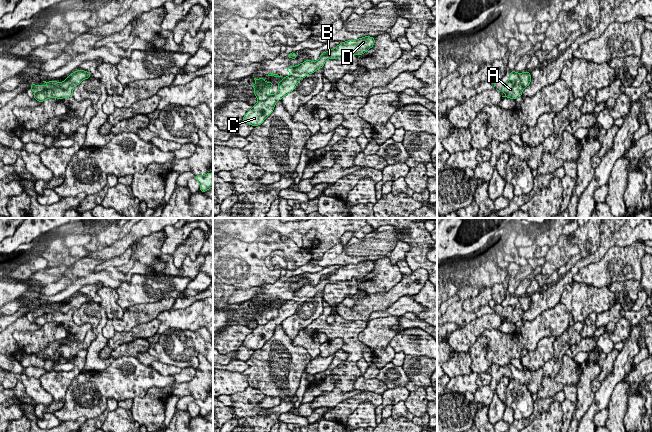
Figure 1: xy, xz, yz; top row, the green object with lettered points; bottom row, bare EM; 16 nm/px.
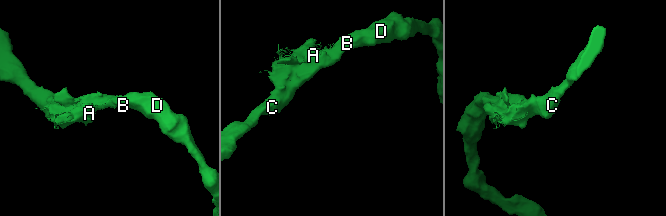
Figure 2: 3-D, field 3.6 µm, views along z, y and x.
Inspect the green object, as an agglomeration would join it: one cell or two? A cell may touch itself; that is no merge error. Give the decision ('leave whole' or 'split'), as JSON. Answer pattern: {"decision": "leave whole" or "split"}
{"decision": "leave whole"}

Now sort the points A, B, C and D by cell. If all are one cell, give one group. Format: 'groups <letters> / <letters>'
groups A B C D

